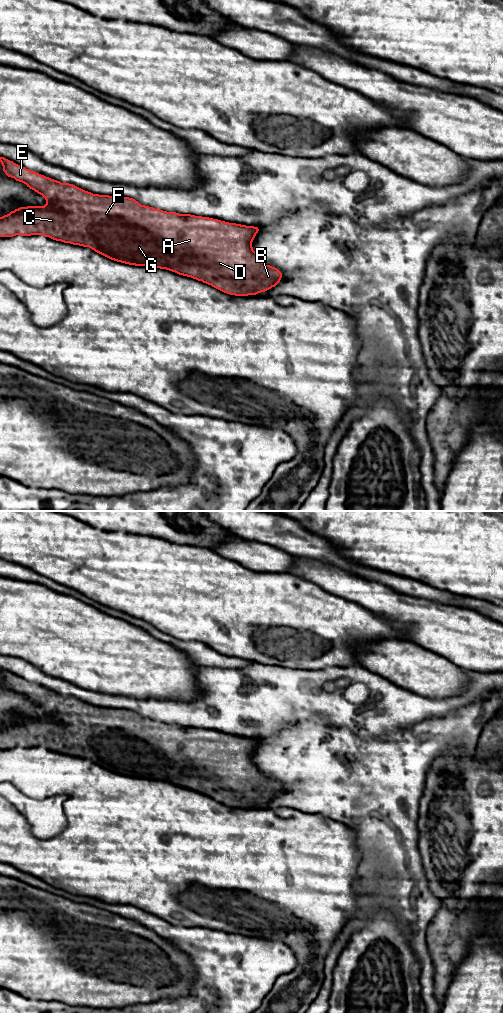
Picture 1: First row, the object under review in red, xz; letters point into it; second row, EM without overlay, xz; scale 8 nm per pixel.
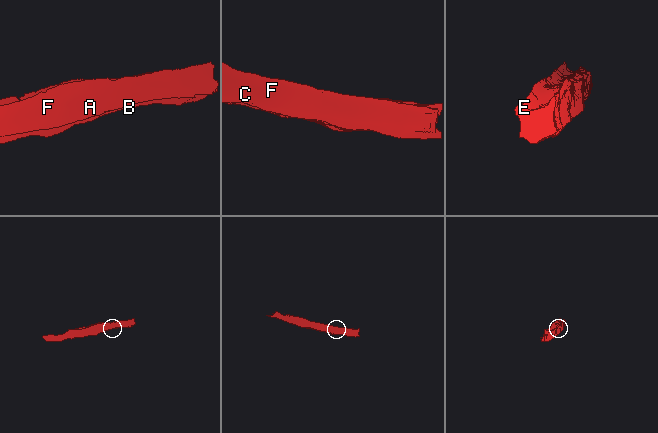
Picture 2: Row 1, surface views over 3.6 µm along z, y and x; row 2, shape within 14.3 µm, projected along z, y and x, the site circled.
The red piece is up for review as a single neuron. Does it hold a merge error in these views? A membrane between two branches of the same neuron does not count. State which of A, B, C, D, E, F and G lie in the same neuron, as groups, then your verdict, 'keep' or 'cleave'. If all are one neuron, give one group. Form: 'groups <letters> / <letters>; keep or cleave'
groups A B C D E F G; keep

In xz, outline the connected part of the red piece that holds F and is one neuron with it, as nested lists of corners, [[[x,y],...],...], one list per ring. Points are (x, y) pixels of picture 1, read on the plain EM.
[[[0,669],[0,674],[8,689],[26,696],[46,712],[44,718],[20,719],[0,729],[0,749],[43,747],[56,753],[89,759],[117,774],[166,781],[202,793],[224,805],[235,808],[256,807],[265,804],[275,799],[282,790],[282,785],[277,780],[266,777],[253,762],[252,754],[259,743],[258,739],[191,726],[167,724],[141,717],[129,709],[93,706],[73,696],[61,695],[33,684],[4,669]]]

